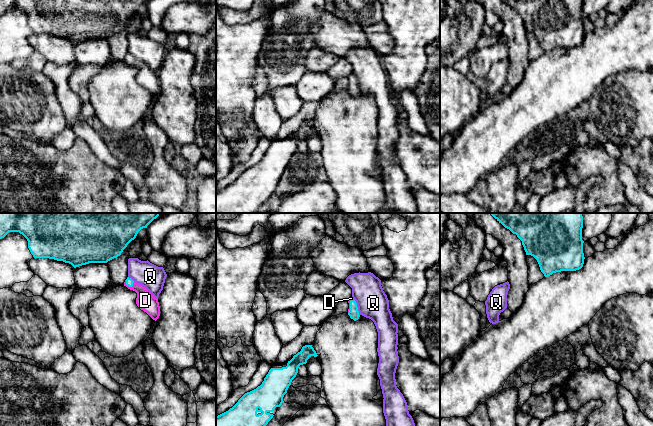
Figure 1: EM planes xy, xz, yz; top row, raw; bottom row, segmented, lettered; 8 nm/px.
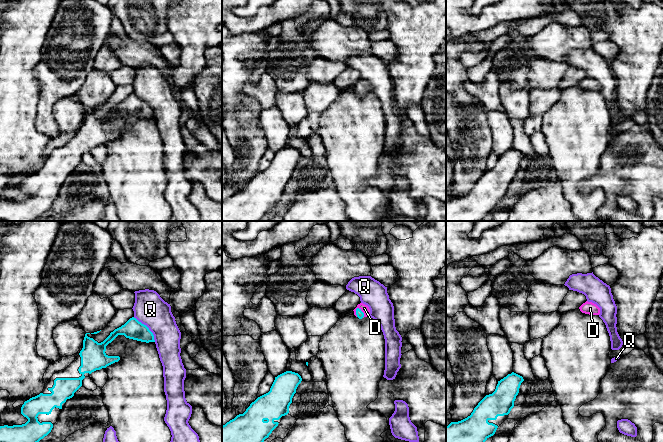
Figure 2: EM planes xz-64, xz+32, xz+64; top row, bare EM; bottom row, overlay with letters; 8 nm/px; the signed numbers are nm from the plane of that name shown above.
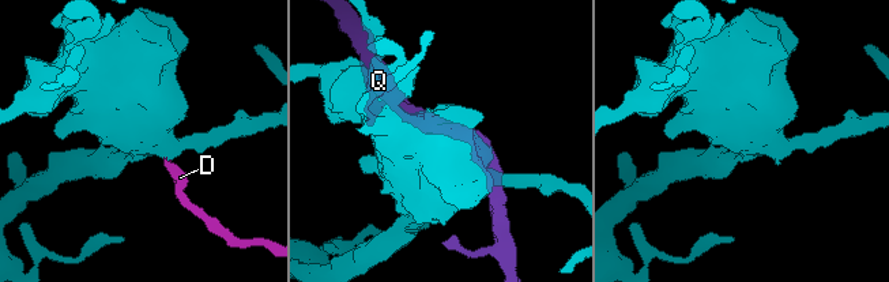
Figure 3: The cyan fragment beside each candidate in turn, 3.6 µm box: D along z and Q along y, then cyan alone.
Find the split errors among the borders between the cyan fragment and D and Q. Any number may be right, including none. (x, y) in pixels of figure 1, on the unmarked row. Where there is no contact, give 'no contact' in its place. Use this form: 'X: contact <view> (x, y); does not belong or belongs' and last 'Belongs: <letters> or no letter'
D: contact xy (128, 61); belongs
Q: contact xz (356, 82); does not belong
Belongs: D

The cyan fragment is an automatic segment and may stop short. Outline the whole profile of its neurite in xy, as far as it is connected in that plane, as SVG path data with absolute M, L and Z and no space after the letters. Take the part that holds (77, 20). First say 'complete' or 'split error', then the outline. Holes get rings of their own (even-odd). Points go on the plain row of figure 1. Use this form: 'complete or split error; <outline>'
complete; M0 0L0 15L9 8L19 8L28 17L34 34L49 34L71 40L74 44L89 39L107 39L121 31L138 8L149 0Z

